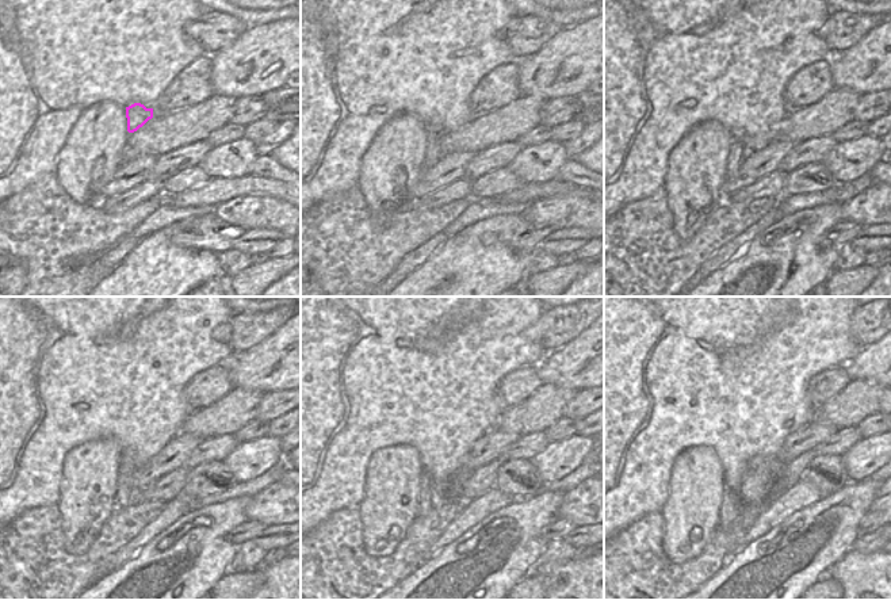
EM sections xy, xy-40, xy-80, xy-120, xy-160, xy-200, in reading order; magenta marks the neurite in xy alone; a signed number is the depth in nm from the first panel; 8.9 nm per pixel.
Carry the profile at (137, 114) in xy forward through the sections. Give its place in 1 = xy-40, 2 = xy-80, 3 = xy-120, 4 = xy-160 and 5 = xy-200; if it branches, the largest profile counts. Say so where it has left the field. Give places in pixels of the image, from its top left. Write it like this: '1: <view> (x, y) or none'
1: xy-40 (433, 155)
2: xy-80 (738, 152)
3: xy-120 (126, 467)
4: xy-160 (425, 505)
5: xy-200 (729, 509)

